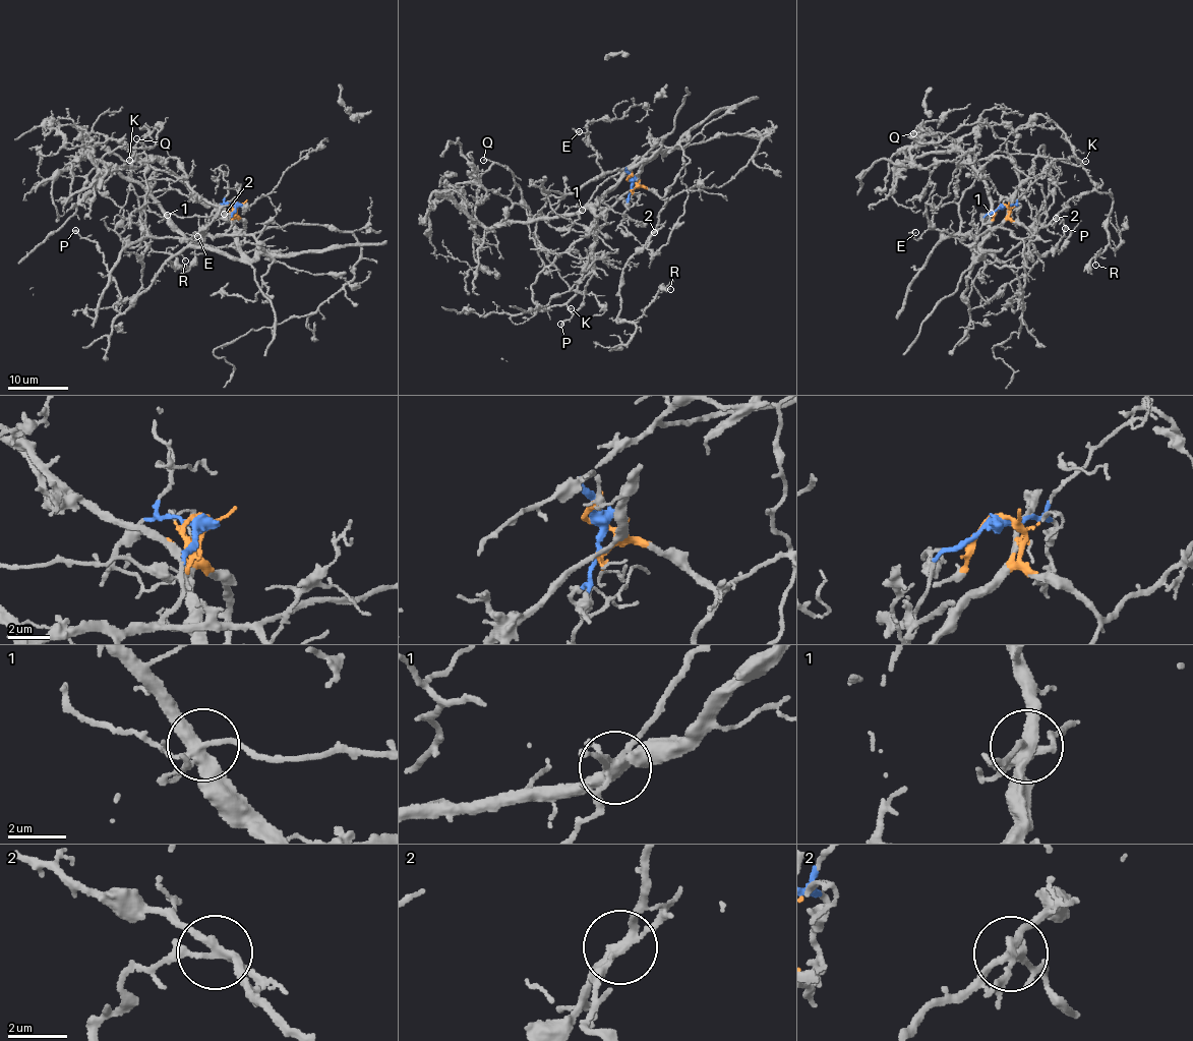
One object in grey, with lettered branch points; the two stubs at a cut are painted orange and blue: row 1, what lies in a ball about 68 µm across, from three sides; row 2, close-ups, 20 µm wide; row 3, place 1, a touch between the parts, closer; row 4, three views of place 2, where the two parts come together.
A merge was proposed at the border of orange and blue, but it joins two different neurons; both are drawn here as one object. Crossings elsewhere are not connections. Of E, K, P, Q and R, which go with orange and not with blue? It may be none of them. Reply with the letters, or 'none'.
K, P, Q, R

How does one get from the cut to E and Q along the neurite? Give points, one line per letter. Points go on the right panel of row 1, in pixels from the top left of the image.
E: (1003, 205), (983, 217), (982, 224), (973, 236), (928, 229), (918, 239), (912, 235), (915, 232)
Q: (1003, 205), (1009, 217), (971, 258), (990, 227), (983, 181), (952, 139), (934, 132), (919, 142), (913, 133)

